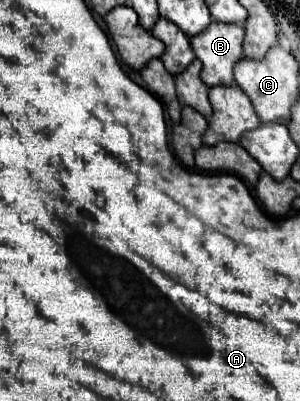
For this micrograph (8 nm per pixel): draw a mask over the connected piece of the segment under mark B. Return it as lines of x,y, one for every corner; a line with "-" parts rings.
211,22
207,30
189,38
195,56
201,60
201,78
211,86
231,86
233,66
243,58
243,36
241,26

